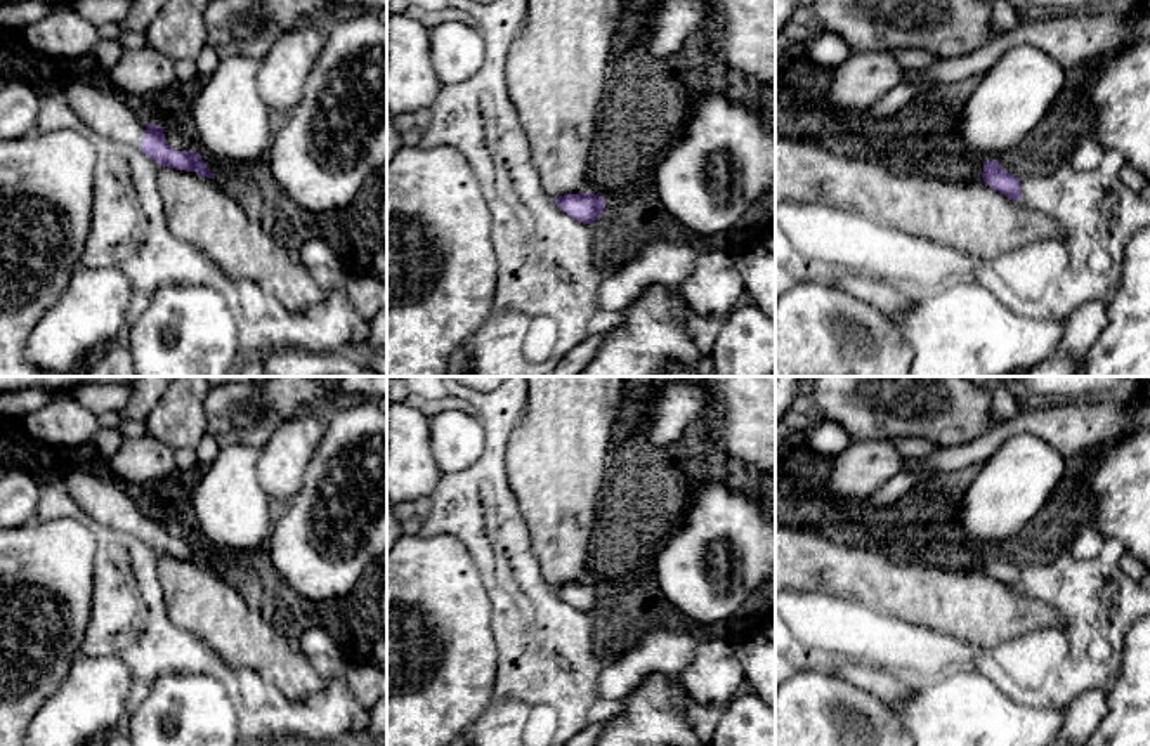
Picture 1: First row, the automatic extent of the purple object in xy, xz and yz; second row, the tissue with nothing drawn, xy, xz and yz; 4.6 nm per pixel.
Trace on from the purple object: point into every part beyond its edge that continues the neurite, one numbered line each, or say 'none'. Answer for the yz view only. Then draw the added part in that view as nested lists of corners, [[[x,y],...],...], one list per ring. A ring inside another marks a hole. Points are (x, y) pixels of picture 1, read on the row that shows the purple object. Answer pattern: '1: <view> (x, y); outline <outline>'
none

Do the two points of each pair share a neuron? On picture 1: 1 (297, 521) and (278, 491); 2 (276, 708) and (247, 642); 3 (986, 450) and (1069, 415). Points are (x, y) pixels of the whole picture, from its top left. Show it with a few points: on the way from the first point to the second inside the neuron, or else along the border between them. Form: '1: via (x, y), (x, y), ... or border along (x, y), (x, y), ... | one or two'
1: border along (307, 465), (302, 486), (276, 509) | two
2: via (262, 693), (262, 672), (255, 658) | one
3: via (1005, 431), (1025, 420), (1048, 420) | one

